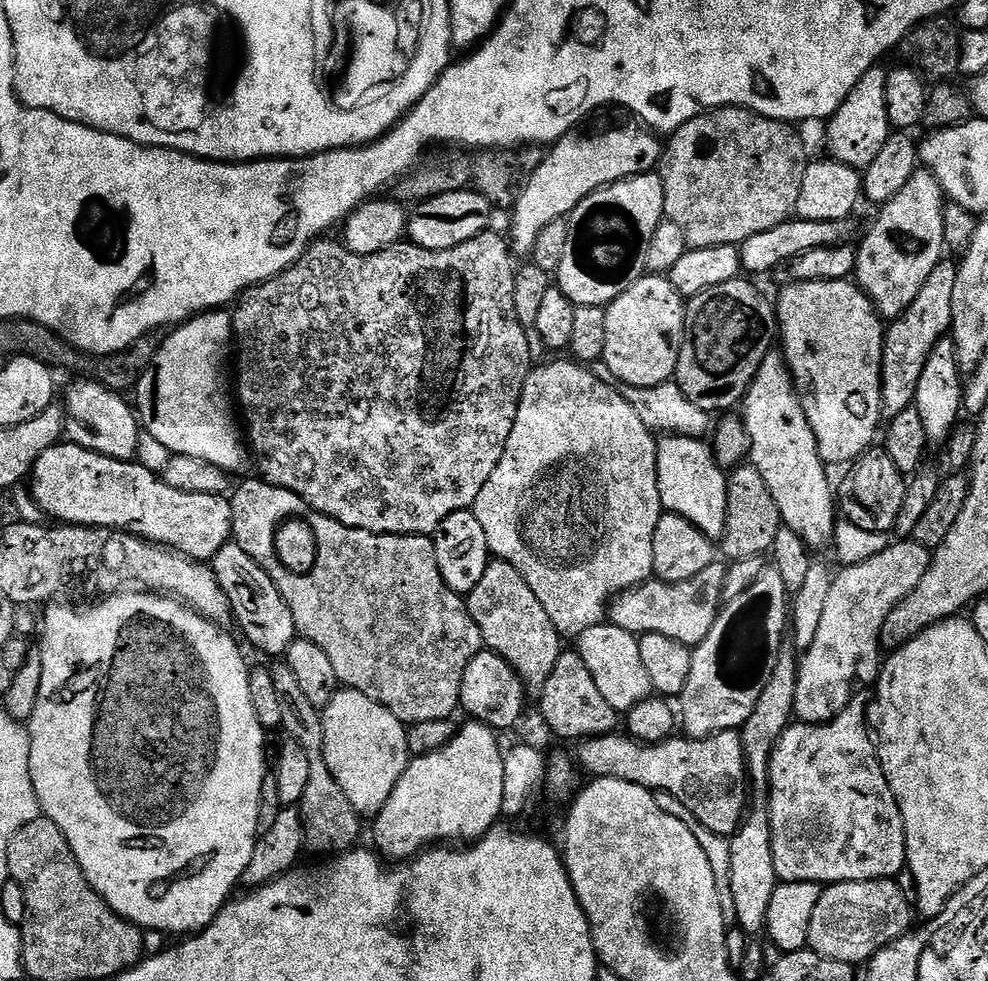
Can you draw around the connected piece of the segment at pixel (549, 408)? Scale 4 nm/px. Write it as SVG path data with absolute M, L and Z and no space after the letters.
M565 358L565 360L556 360L553 364L544 364L541 368L540 365L533 367L529 372L522 390L518 414L514 418L514 430L510 430L506 450L494 474L486 478L486 486L482 486L482 494L478 494L474 511L482 530L486 530L489 553L495 559L504 560L510 566L514 566L514 570L518 570L518 574L526 578L526 586L534 590L534 598L542 602L542 610L550 614L550 622L554 622L561 637L578 638L590 626L605 623L606 609L610 601L630 588L637 588L653 575L654 529L658 526L664 512L658 490L656 441L646 423L638 418L638 411L634 410L634 406L626 400L621 389L600 380L591 367Z

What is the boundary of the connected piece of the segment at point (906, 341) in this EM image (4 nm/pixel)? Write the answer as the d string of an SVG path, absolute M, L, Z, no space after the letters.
M942 259L938 266L934 266L918 298L914 298L907 310L887 325L880 379L882 412L885 417L897 416L902 414L902 410L913 407L918 378L922 378L922 369L926 367L926 358L930 358L930 350L934 350L934 346L938 346L938 342L952 331L954 282L958 282L958 264L955 259L951 259Z

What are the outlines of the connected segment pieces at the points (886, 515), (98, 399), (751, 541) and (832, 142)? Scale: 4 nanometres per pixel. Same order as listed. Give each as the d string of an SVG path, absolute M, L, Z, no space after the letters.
M873 446L847 469L844 481L838 484L838 508L843 519L862 526L862 530L891 533L896 527L902 498L906 498L908 484L904 473L894 466L894 458L883 447Z
M82 376L66 390L65 412L68 416L65 435L84 449L114 457L115 460L132 460L136 457L139 442L139 417L131 403L121 393L114 392L91 377Z
M741 462L731 469L728 476L728 493L726 494L726 530L718 541L718 552L725 561L754 558L771 553L774 538L778 538L778 530L782 527L778 502L774 502L774 494L770 494L770 486L766 486L762 474L751 462Z
M883 67L871 68L850 90L846 102L842 102L832 119L827 121L828 152L827 155L839 164L845 164L857 170L863 170L874 162L874 158L886 146L886 138L893 131L891 122L886 114L886 78L888 72Z

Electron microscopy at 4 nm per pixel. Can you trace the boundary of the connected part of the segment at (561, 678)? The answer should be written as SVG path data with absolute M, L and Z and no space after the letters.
M575 650L561 651L554 674L550 674L546 686L538 693L538 700L548 728L557 738L563 738L568 732L580 732L585 738L591 738L617 731L618 713L610 706L610 702L606 702L606 698L602 698L593 675L586 670L586 662L582 662L580 653Z

